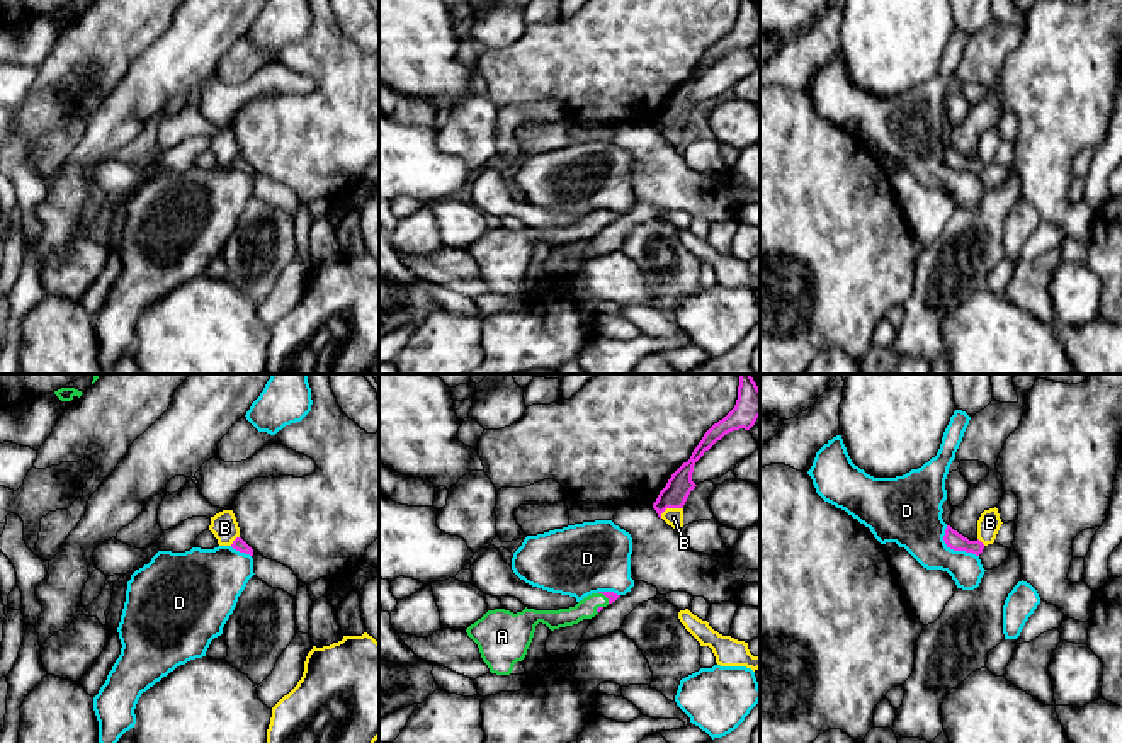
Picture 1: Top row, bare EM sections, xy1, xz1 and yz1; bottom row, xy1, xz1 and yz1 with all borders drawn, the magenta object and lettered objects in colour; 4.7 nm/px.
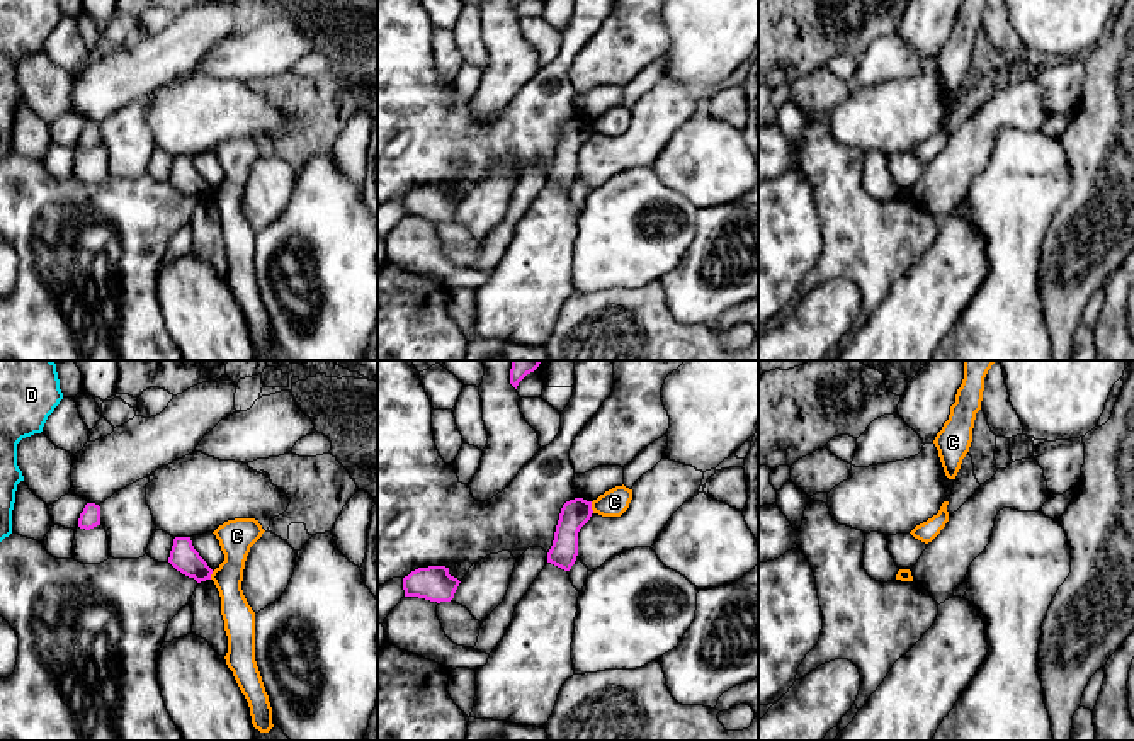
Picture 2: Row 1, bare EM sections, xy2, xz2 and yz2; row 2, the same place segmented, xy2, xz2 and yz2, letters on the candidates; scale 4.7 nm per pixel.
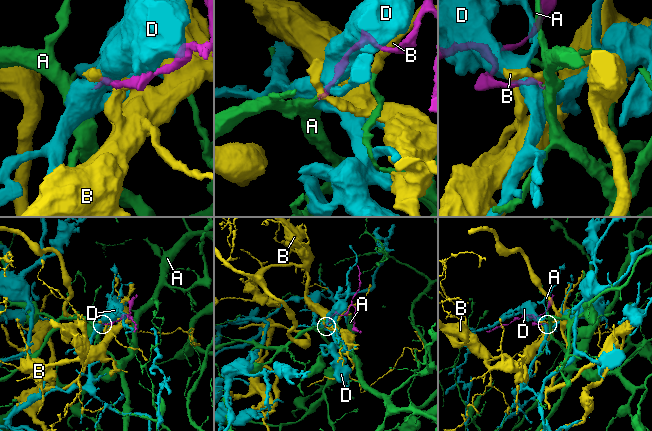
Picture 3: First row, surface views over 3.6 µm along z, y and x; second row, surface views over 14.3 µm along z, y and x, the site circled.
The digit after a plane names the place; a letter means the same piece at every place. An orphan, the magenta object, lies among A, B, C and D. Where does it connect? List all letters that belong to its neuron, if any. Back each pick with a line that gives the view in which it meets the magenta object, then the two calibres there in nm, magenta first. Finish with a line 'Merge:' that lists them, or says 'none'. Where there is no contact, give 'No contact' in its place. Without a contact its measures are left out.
A: Touches magenta in xz1. Thickness 50 nm (magenta) against 100 nm
Merge: A

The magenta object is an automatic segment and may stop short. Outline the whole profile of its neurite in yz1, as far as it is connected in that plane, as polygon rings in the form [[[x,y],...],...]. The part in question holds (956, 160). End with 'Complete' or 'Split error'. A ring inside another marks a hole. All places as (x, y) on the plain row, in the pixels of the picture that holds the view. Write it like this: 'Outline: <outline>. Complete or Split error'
Outline: [[[947,145],[947,148],[945,148],[944,160],[945,160],[947,167],[950,167],[954,170],[966,170],[966,172],[972,172],[976,175],[979,175],[984,168],[984,163],[979,158],[969,160],[967,156],[964,156],[957,150],[954,150],[950,145]]]. Complete

